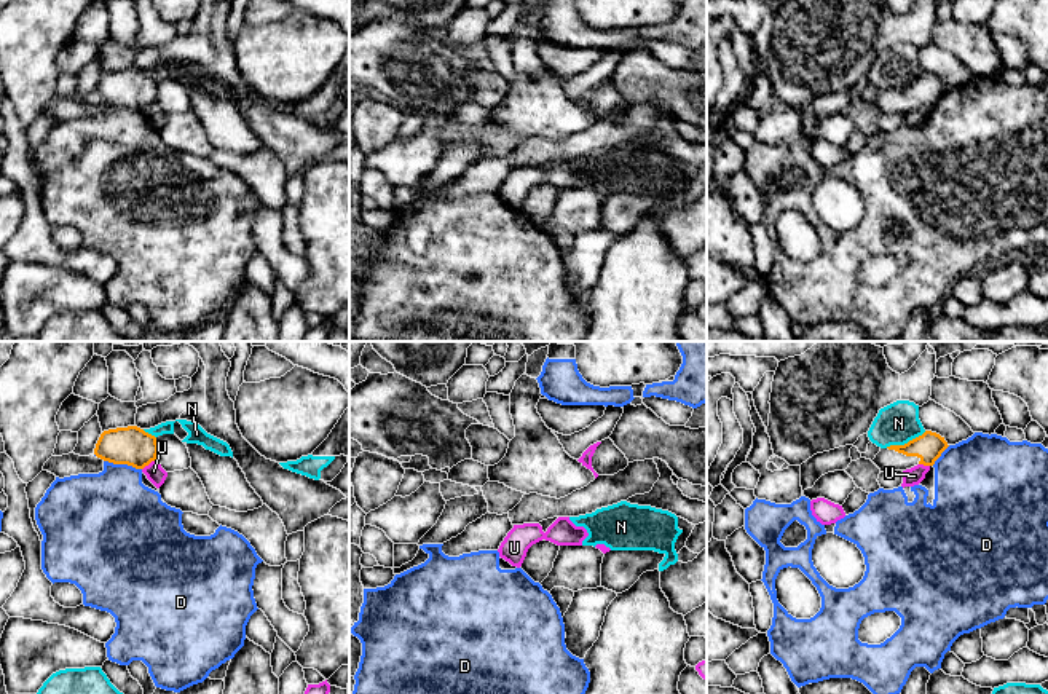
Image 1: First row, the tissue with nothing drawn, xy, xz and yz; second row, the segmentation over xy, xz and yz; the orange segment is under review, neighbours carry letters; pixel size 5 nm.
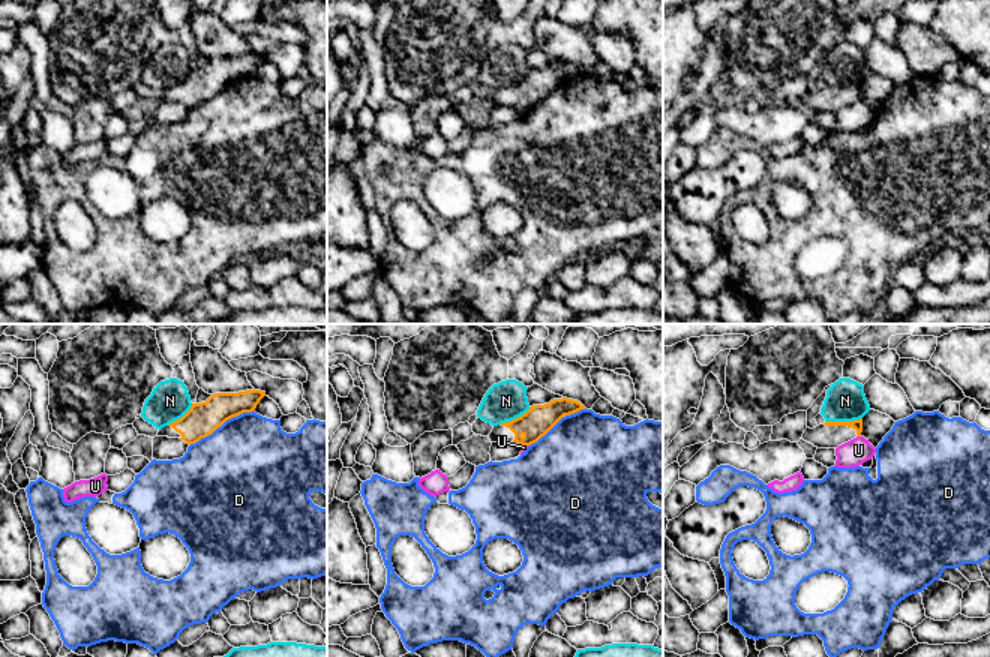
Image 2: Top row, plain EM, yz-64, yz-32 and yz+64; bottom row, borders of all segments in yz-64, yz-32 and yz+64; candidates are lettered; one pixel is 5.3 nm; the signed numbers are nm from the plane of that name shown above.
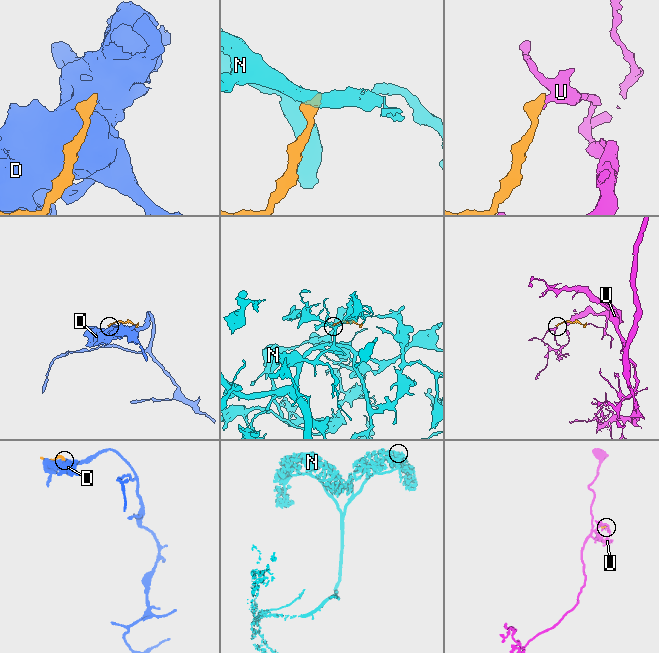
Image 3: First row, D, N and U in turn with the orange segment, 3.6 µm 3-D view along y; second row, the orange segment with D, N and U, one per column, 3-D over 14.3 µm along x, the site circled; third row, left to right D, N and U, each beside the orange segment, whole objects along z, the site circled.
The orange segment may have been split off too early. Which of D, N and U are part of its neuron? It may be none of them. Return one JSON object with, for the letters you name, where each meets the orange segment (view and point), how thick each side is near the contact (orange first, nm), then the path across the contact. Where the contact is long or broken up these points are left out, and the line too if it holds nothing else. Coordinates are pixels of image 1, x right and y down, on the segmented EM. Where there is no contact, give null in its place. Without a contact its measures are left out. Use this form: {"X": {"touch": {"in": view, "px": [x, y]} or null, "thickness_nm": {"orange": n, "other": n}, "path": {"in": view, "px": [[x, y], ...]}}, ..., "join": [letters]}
{"join": []}

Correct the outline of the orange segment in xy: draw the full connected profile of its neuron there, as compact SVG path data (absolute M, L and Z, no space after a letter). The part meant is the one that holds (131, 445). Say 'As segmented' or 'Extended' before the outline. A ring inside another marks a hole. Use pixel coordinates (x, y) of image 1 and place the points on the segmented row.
As segmented. M137 426L104 431L96 444L94 455L113 464L128 464L144 469L156 459L156 437Z

